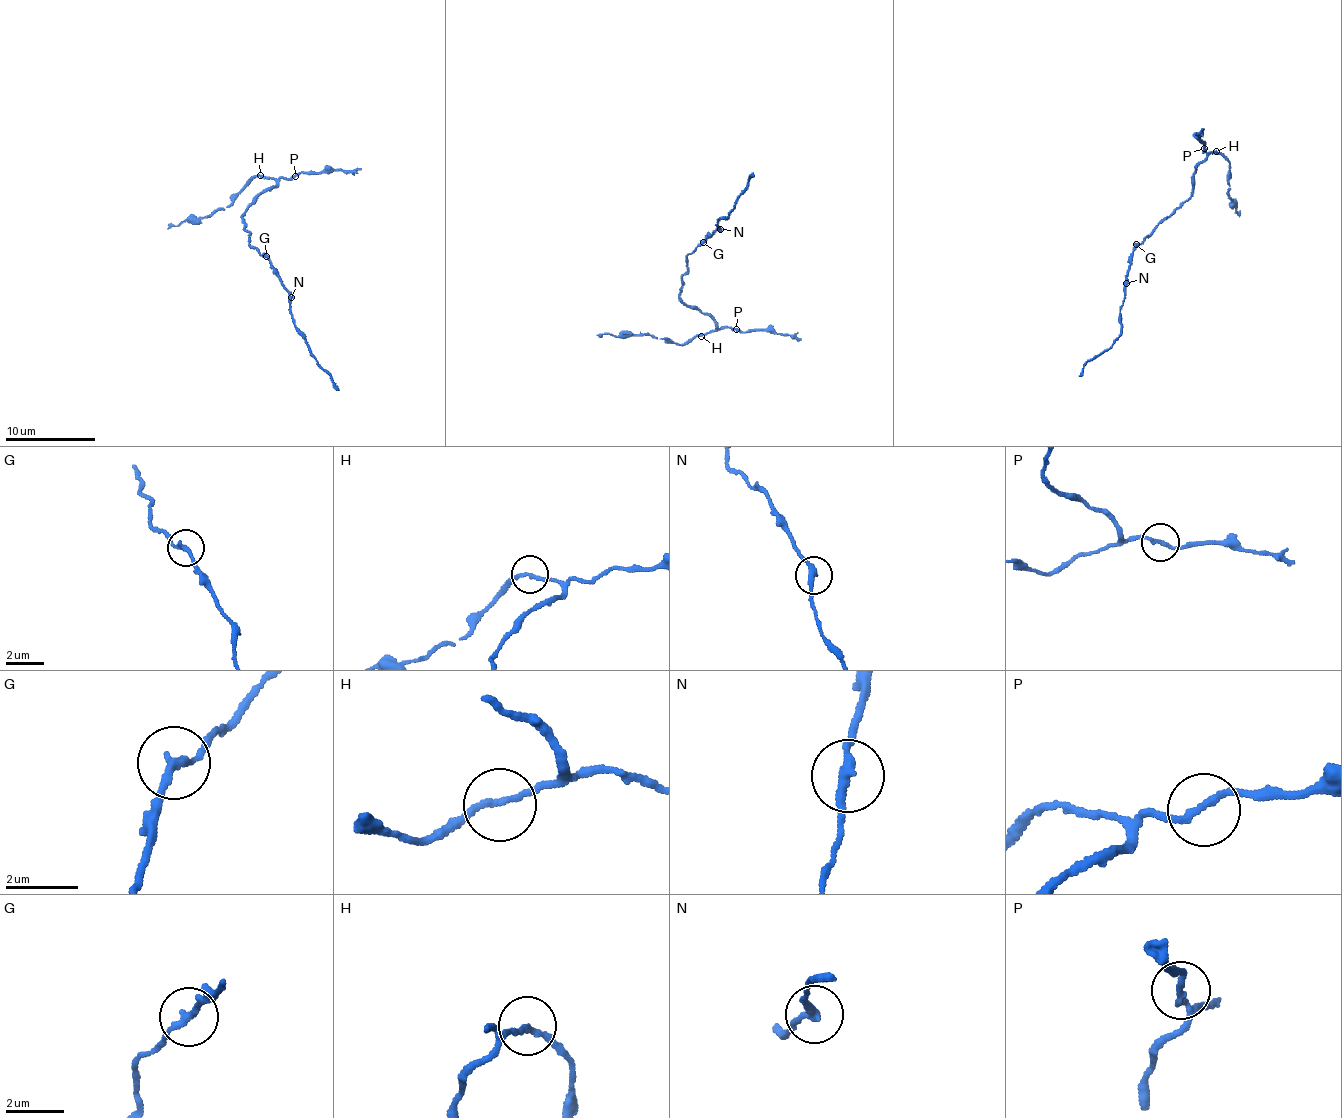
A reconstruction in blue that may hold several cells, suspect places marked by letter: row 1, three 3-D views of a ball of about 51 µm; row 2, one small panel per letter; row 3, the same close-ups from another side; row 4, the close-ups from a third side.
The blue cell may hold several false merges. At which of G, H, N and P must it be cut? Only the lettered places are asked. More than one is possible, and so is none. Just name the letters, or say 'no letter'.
H

